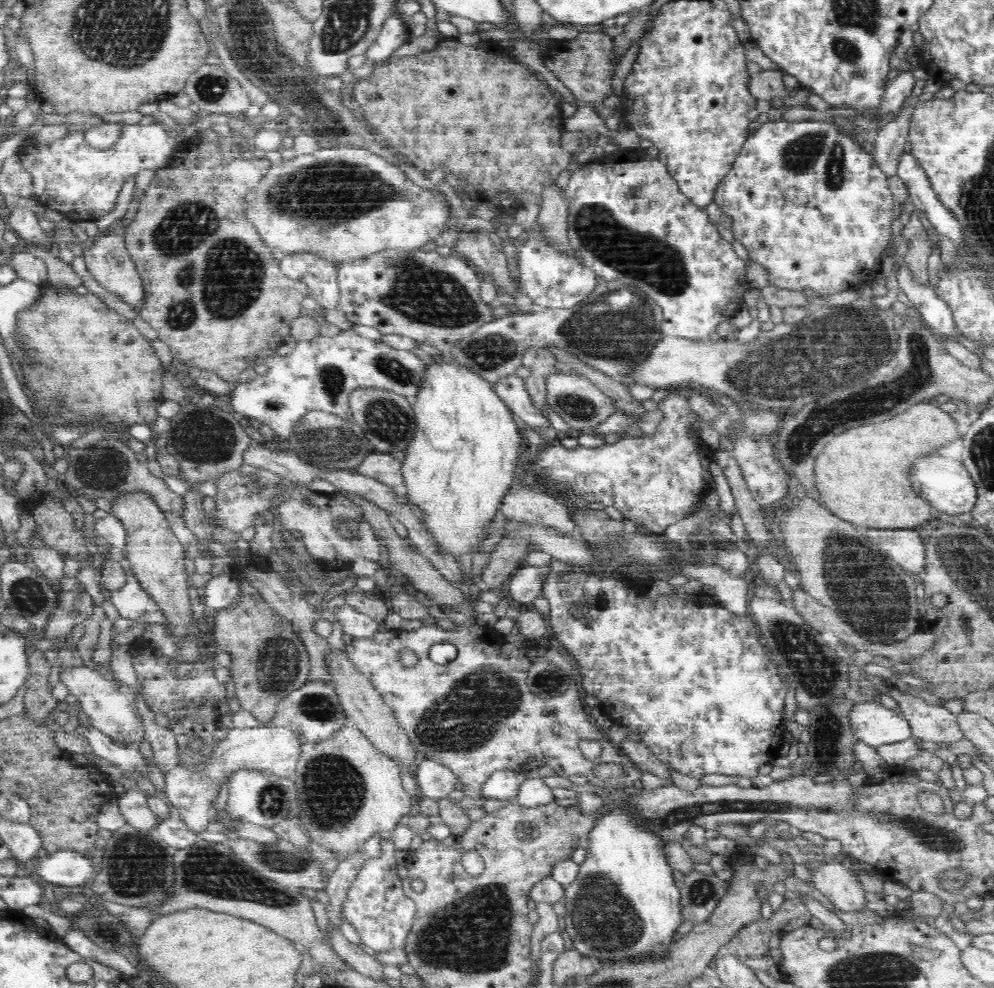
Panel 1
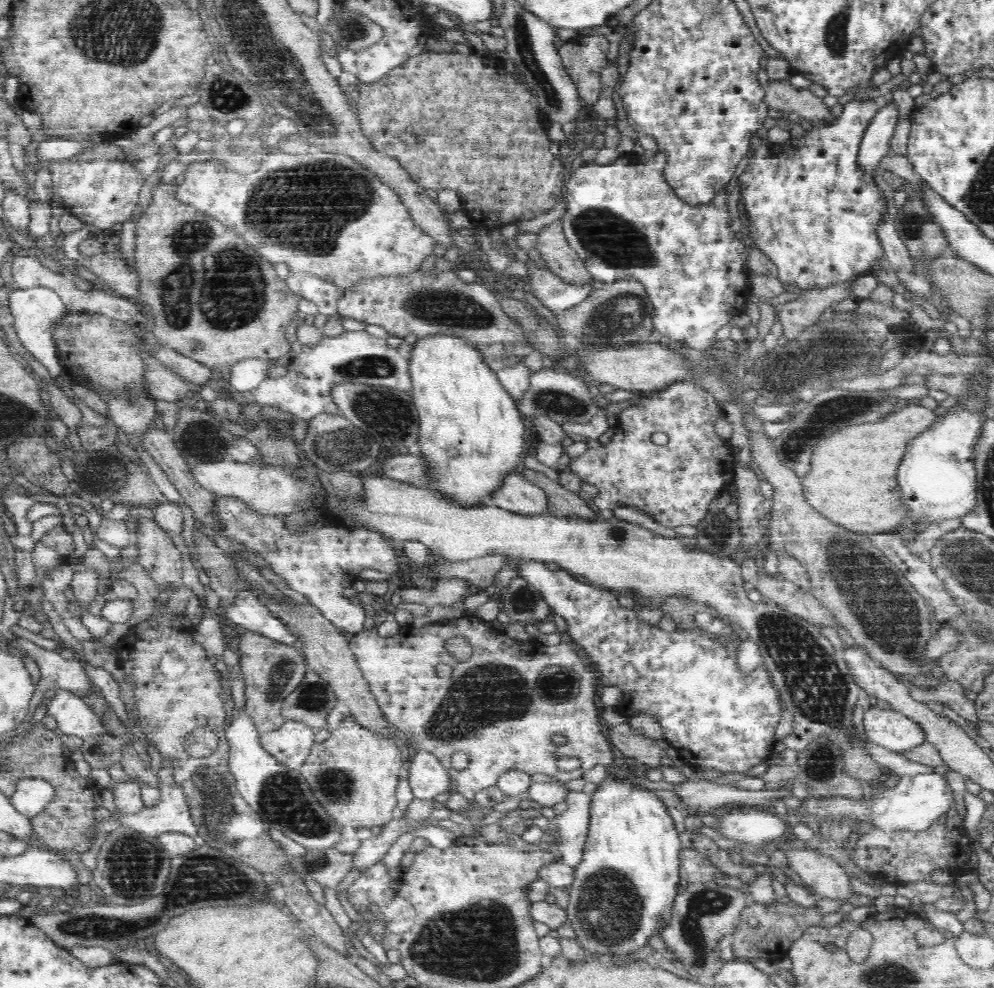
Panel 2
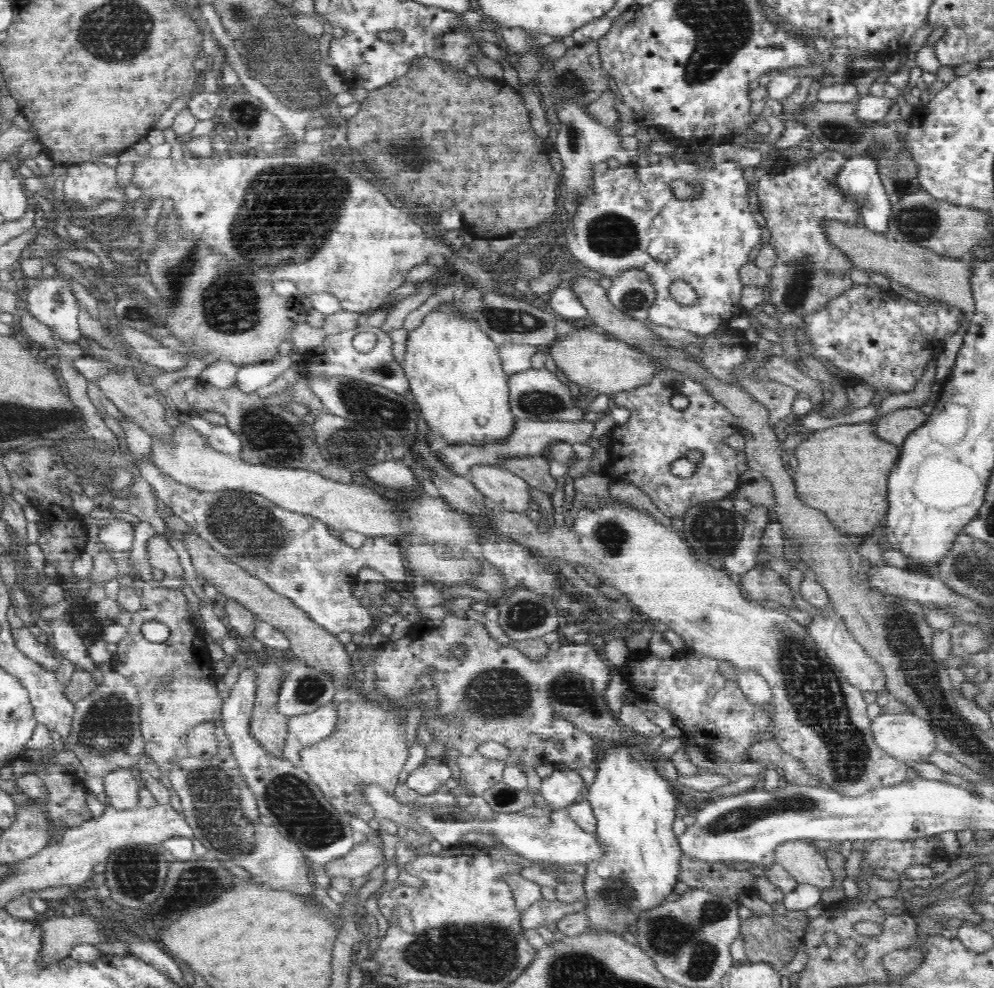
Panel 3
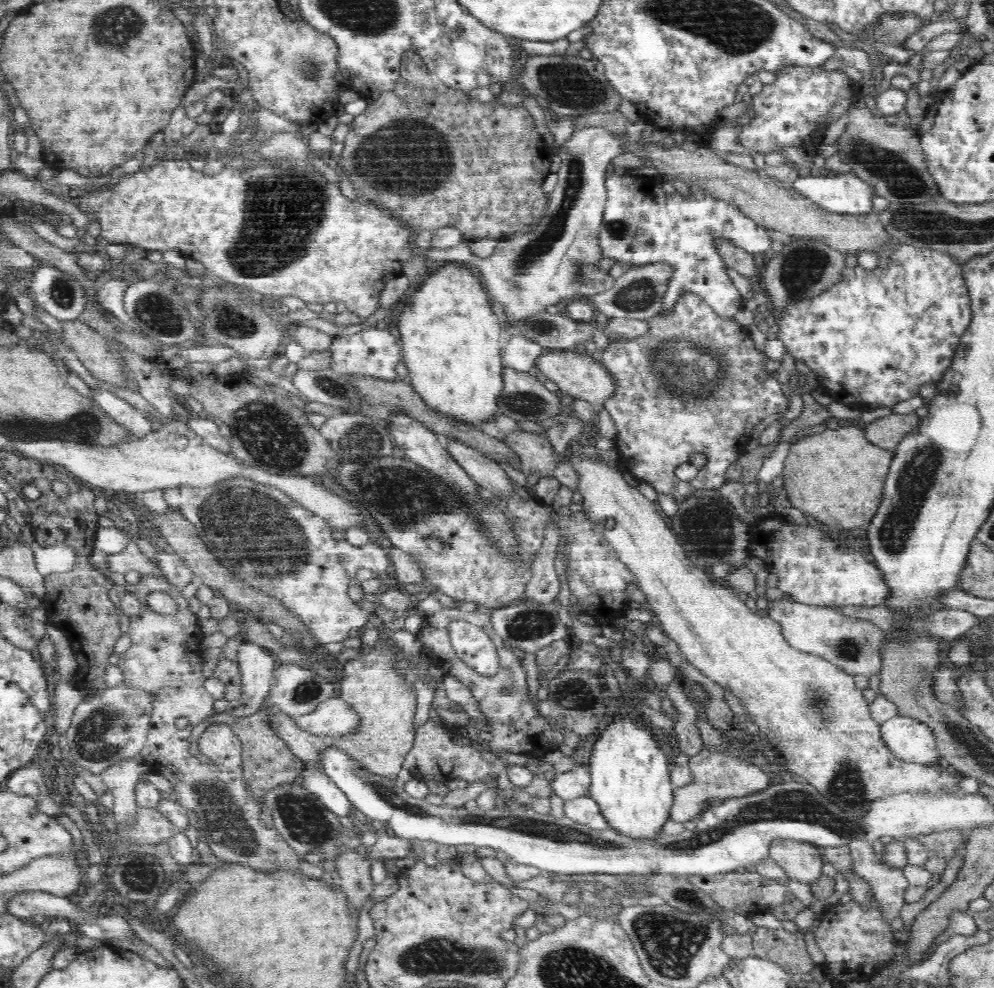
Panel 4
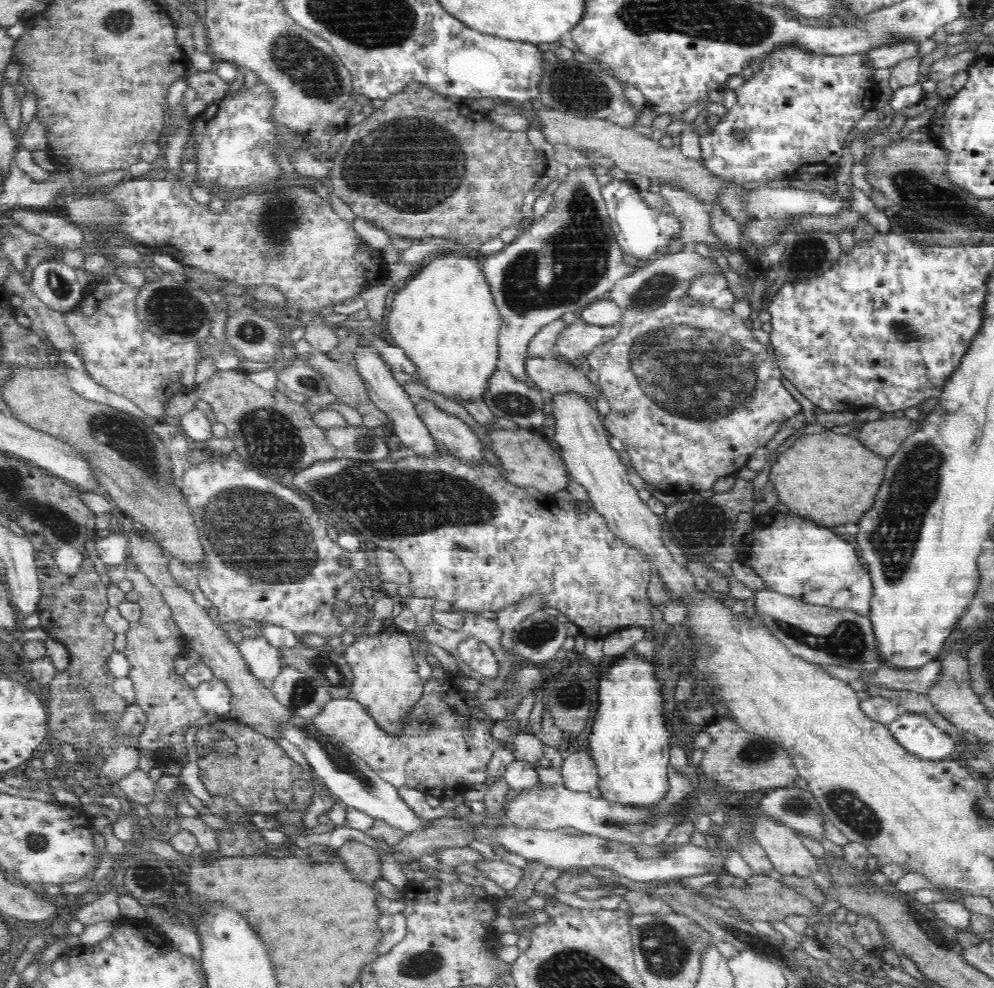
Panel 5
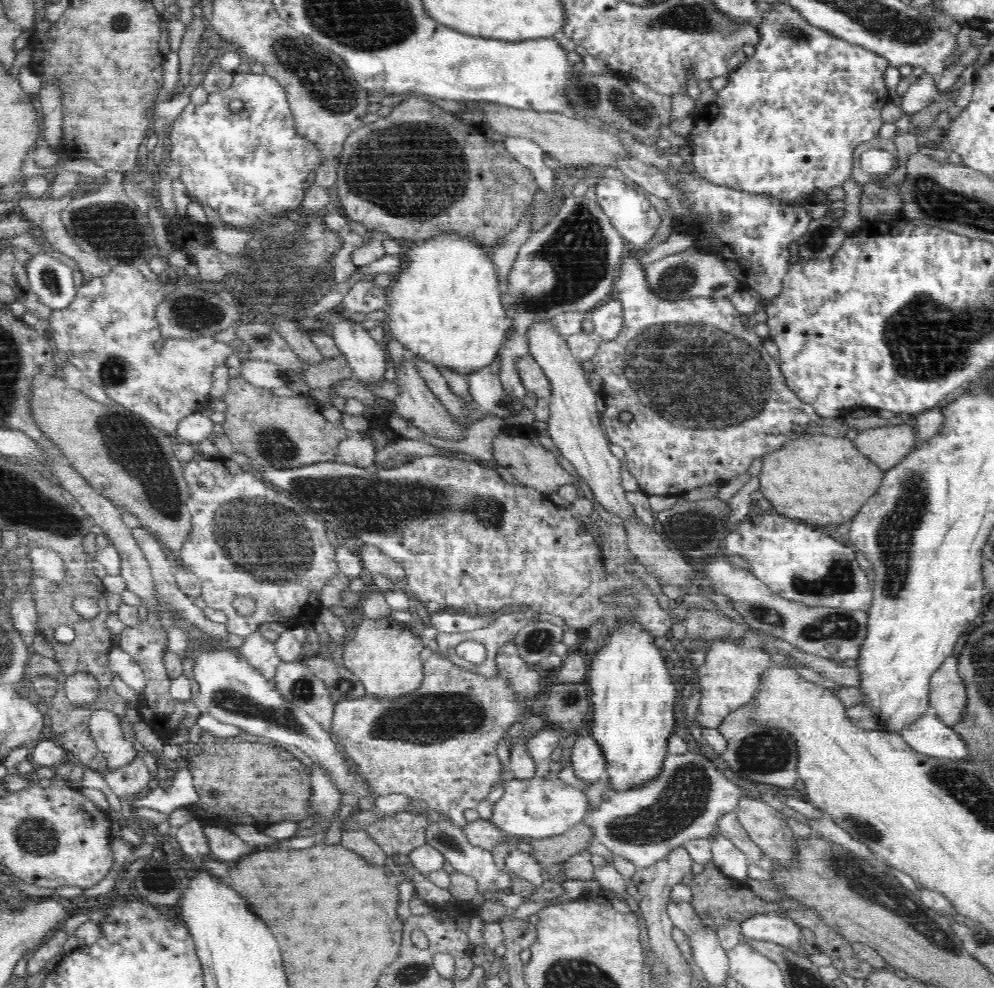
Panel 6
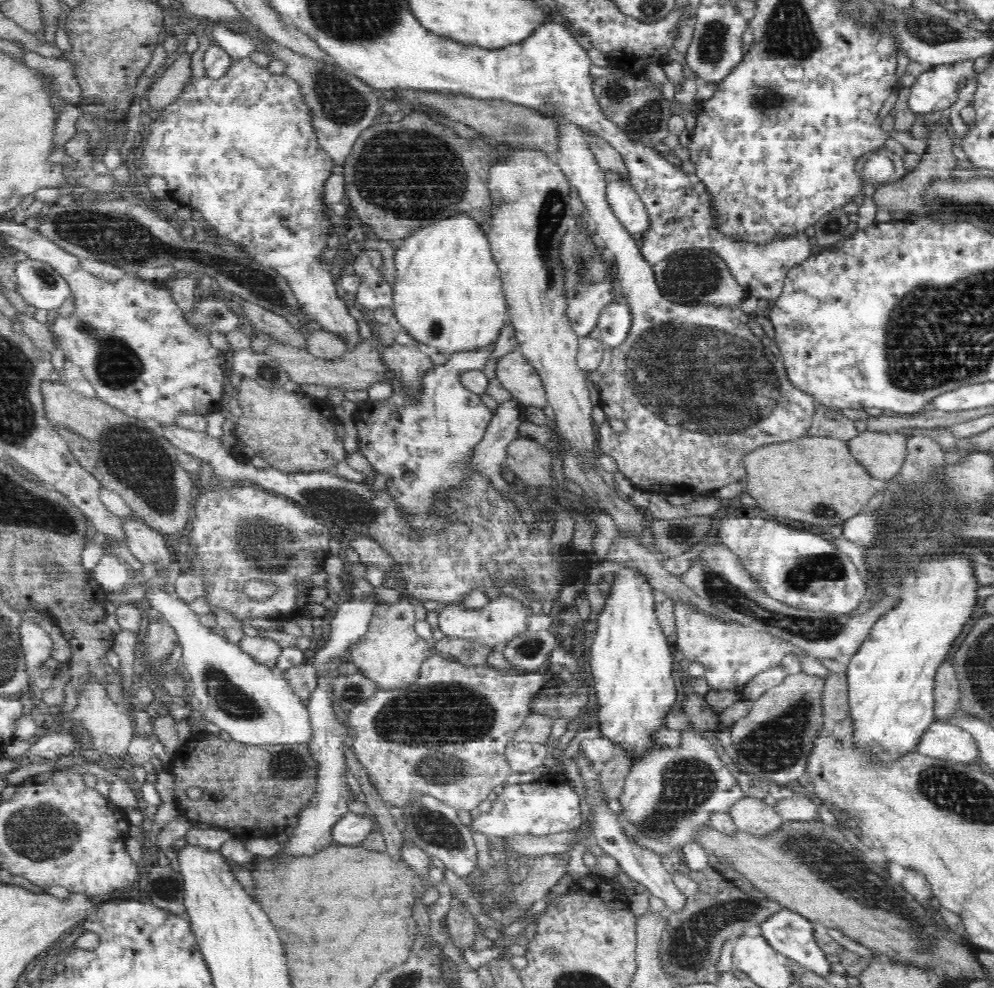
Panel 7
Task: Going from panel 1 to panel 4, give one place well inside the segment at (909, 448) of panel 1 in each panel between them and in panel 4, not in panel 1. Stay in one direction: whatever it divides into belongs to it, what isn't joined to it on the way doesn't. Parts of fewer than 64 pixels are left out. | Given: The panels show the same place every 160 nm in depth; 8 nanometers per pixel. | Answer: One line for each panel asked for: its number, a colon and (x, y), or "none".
2: (851, 482)
3: (842, 471)
4: (838, 475)

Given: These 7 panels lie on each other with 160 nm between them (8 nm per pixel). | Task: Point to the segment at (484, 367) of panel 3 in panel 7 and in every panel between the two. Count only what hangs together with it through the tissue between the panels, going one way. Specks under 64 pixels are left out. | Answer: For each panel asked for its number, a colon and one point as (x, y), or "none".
4: (450, 339)
5: (445, 319)
6: (445, 306)
7: (448, 294)

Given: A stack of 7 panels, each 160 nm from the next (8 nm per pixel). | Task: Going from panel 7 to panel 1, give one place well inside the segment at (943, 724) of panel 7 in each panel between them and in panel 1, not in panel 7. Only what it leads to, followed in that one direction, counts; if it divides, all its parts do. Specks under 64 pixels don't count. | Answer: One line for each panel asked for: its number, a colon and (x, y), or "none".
1: (874, 724)
2: (889, 728)
3: (905, 737)
4: (909, 739)
5: (916, 733)
6: (928, 735)

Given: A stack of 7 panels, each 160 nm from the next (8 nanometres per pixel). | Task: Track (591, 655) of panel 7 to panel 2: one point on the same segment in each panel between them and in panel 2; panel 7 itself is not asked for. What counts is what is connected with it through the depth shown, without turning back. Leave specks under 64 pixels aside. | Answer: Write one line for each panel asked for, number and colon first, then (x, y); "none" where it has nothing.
2: (625, 886)
3: (635, 808)
4: (630, 782)
5: (629, 742)
6: (633, 696)

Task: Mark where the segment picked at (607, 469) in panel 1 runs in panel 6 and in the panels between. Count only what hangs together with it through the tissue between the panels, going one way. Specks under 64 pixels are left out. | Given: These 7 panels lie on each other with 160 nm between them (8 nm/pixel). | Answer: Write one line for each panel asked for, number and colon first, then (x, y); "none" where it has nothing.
2: (637, 472)
3: (643, 448)
4: (695, 383)
5: (693, 394)
6: (706, 399)

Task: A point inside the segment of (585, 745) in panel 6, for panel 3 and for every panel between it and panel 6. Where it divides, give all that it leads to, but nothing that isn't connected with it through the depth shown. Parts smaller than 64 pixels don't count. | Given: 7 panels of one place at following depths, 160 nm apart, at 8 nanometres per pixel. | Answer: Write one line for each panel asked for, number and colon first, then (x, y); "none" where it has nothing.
3: (561, 789)
4: (576, 782)
5: (579, 773)

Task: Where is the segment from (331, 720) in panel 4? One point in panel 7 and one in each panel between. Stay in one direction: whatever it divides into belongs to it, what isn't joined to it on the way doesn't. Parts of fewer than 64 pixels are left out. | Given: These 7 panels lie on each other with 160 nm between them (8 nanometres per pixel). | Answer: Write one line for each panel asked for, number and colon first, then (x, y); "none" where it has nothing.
5: (445, 748)
6: (438, 744)
7: (444, 736)

